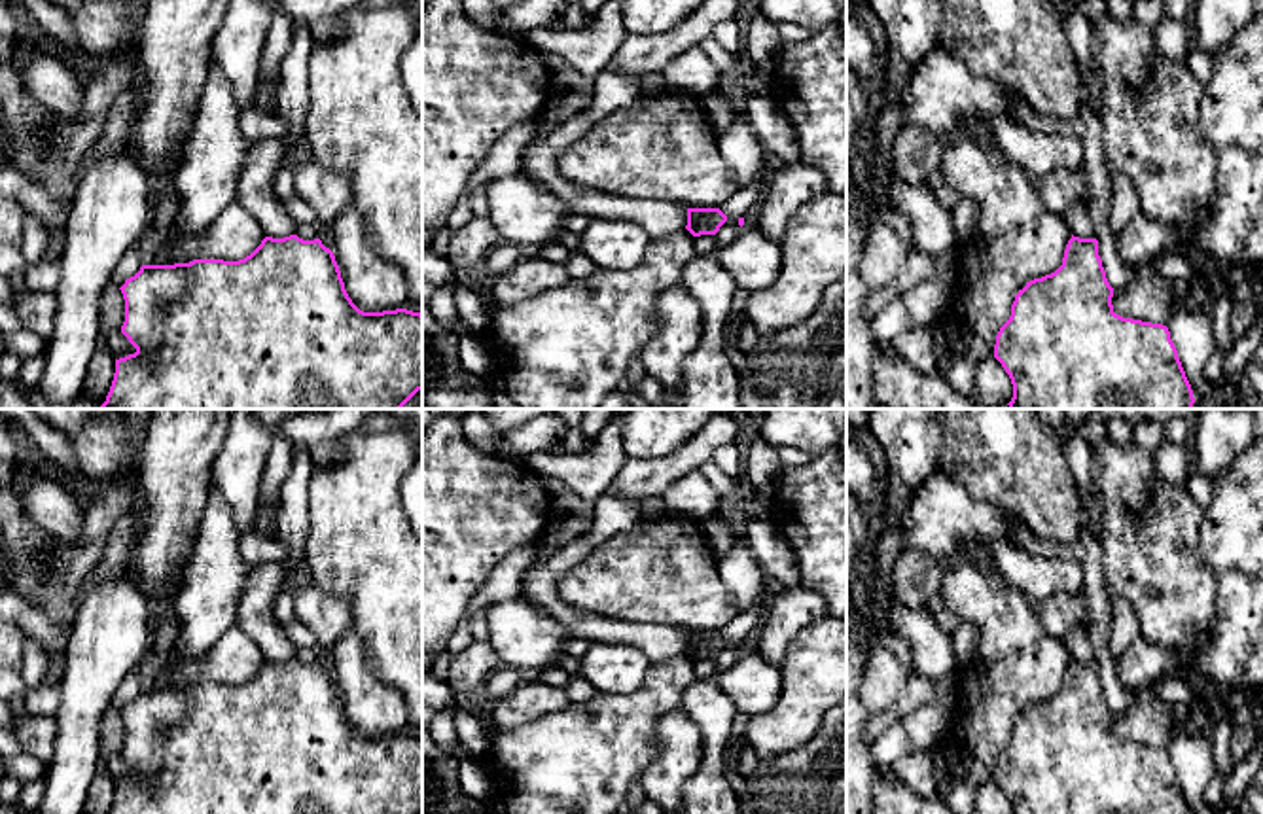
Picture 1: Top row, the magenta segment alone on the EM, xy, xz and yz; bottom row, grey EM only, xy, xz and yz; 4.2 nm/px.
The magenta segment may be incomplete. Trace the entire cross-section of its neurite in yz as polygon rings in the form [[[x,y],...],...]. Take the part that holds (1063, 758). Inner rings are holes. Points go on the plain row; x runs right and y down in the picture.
[[[1072,659],[1062,689],[1019,714],[1011,740],[996,759],[994,782],[1009,799],[1013,814],[1191,814],[1168,752],[1115,738],[1112,721],[1098,664]]]

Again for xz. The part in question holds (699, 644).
[[[687,632],[685,653],[693,661],[716,659],[725,646],[727,640],[720,632]]]

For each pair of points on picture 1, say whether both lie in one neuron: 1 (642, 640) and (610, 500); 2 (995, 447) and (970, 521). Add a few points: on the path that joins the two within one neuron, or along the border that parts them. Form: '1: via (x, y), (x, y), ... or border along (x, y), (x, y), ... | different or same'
1: via (595, 629), (551, 599), (551, 574), (580, 548) | same
2: border along (943, 472), (974, 496), (1019, 517) | different

